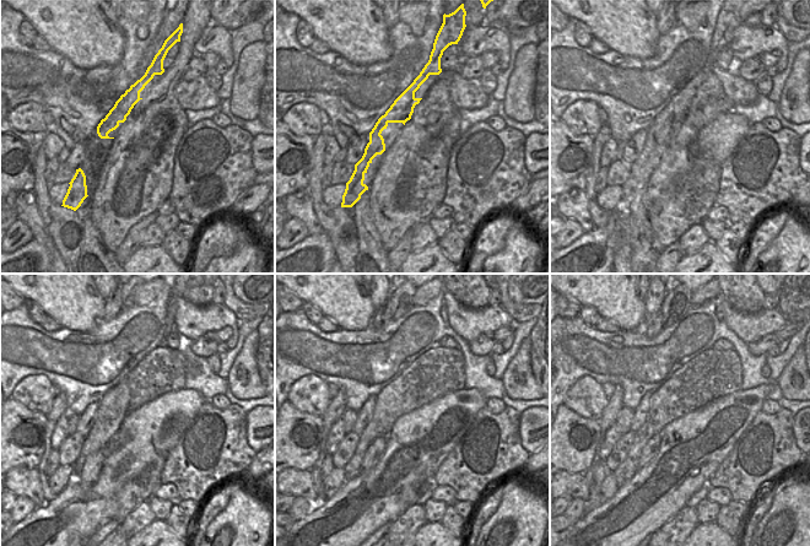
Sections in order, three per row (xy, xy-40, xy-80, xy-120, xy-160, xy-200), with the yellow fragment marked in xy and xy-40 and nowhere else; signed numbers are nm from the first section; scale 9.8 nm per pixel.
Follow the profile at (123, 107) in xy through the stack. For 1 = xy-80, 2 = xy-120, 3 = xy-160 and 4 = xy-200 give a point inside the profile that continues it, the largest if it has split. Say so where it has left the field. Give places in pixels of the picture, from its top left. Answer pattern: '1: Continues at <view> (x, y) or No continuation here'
1: Continues at xy-80 (675, 112)
2: Continues at xy-120 (171, 308)
3: Continues at xy-160 (366, 437)
4: Continues at xy-200 (644, 433)

